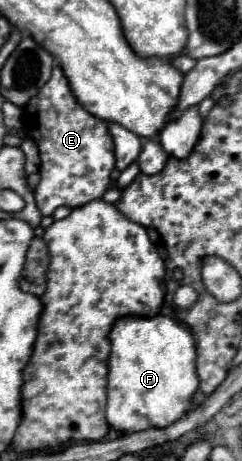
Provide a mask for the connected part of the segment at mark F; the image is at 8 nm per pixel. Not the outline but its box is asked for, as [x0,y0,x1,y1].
[107,317,197,431]

